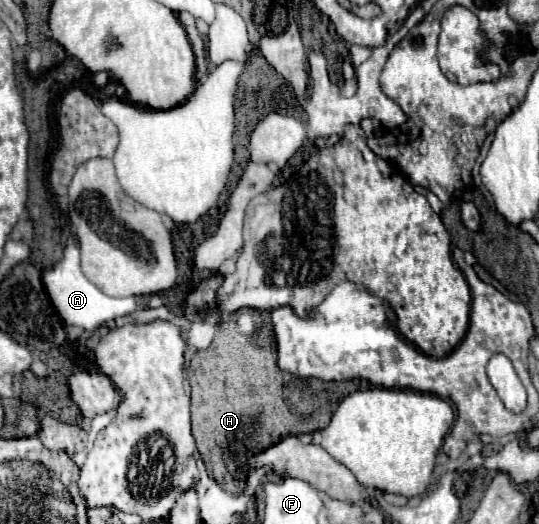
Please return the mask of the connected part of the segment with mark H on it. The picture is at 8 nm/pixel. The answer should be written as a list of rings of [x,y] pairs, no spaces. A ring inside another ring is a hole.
[[[252,311],[252,315],[256,329],[250,335],[242,335],[236,329],[236,323],[222,321],[212,345],[198,351],[188,369],[192,387],[192,433],[196,437],[198,451],[208,471],[212,467],[212,471],[226,475],[220,486],[235,497],[246,487],[249,471],[242,467],[250,457],[270,449],[286,435],[310,433],[314,429],[314,423],[300,415],[292,415],[284,403],[284,373],[276,365],[276,339],[270,313]],[[214,445],[220,449],[220,457],[206,459],[206,453],[216,455]],[[222,465],[226,471],[222,471]]]

